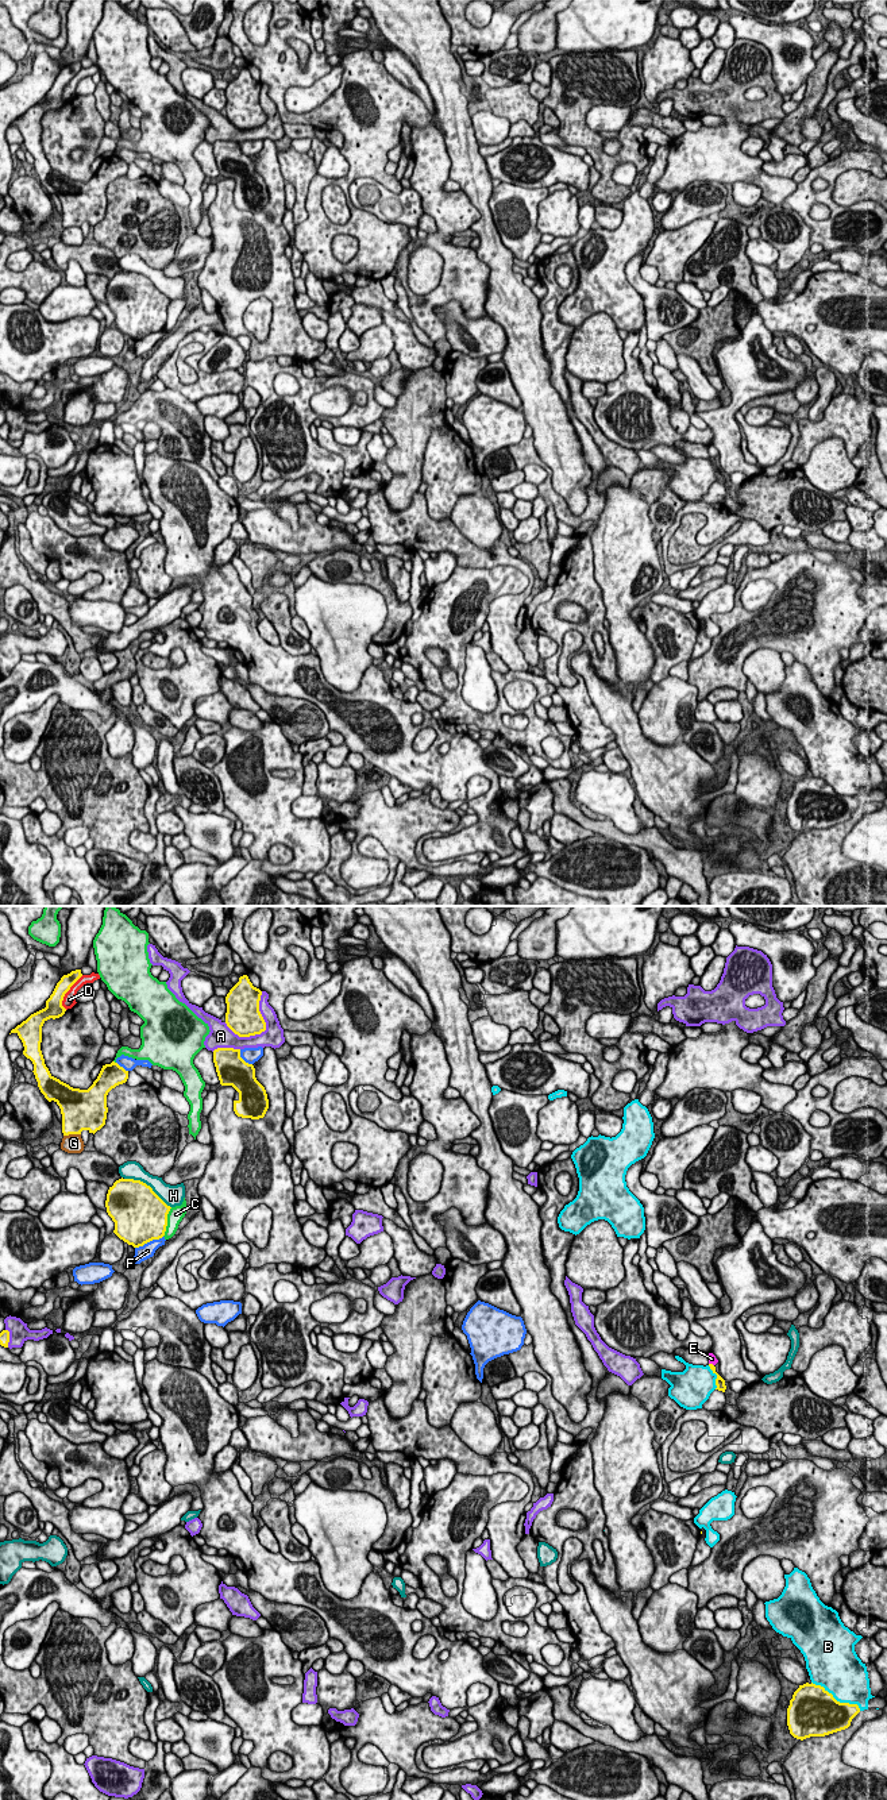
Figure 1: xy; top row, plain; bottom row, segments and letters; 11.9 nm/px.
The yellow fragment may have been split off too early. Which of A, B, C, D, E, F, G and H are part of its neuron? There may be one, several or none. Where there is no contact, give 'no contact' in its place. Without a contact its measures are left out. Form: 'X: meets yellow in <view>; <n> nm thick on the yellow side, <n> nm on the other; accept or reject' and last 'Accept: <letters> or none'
A: meets yellow in xy; 400 nm thick on the yellow side, 240 nm on the other; reject
B: meets yellow in xy; 500 nm thick on the yellow side, 460 nm on the other; reject
C: meets yellow in xy; 500 nm thick on the yellow side, 190 nm on the other; reject
D: meets yellow in xy; 200 nm thick on the yellow side, 160 nm on the other; reject
E: meets yellow in xy; 120 nm thick on the yellow side, 100 nm on the other; reject
F: meets yellow in xy; 500 nm thick on the yellow side, 170 nm on the other; reject
G: meets yellow in xy; 400 nm thick on the yellow side, 220 nm on the other; reject
H: meets yellow in xy; 500 nm thick on the yellow side, 220 nm on the other; reject
Accept: none

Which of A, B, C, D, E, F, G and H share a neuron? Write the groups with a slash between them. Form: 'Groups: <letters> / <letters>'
Groups: A / B / C / D / E / F / G / H

